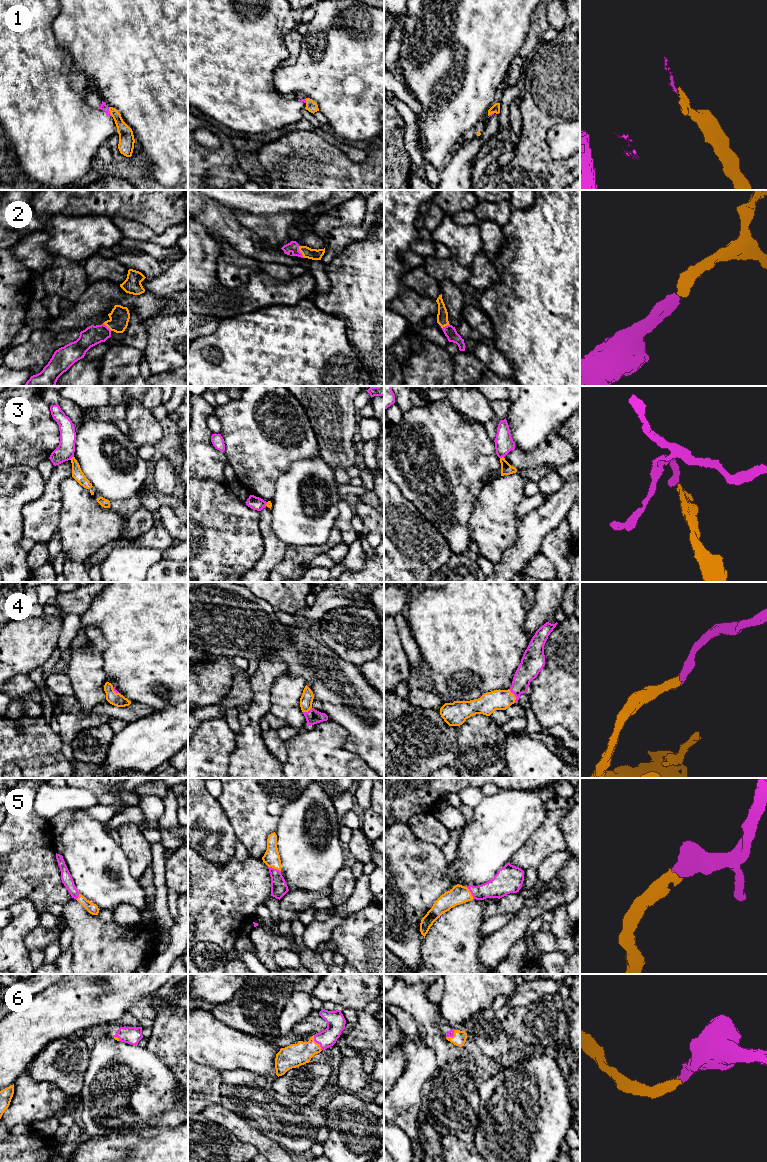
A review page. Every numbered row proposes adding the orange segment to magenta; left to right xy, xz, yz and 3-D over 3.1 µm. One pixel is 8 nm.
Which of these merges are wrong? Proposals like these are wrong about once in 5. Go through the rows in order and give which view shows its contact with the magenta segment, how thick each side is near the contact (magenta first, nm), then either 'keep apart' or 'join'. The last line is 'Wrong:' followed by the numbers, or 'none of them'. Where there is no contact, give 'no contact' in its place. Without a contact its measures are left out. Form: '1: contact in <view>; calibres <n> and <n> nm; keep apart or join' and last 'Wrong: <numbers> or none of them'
1: contact in xy; calibres 60 and 120 nm; keep apart
2: contact in xz; calibres 90 and 90 nm; join
3: contact in xy; calibres 140 and 90 nm; keep apart
4: contact in yz; calibres 160 and 160 nm; join
5: contact in xz; calibres 140 and 140 nm; join
6: contact in xz; calibres 150 and 190 nm; join
Wrong: 1, 3

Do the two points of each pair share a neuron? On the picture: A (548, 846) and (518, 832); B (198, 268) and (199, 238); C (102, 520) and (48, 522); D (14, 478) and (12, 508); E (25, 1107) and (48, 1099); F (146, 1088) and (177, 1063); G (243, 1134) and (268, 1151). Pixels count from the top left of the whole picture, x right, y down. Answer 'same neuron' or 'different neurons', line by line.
A: different neurons
B: same neuron
C: different neurons
D: same neuron
E: same neuron
F: different neurons
G: same neuron

